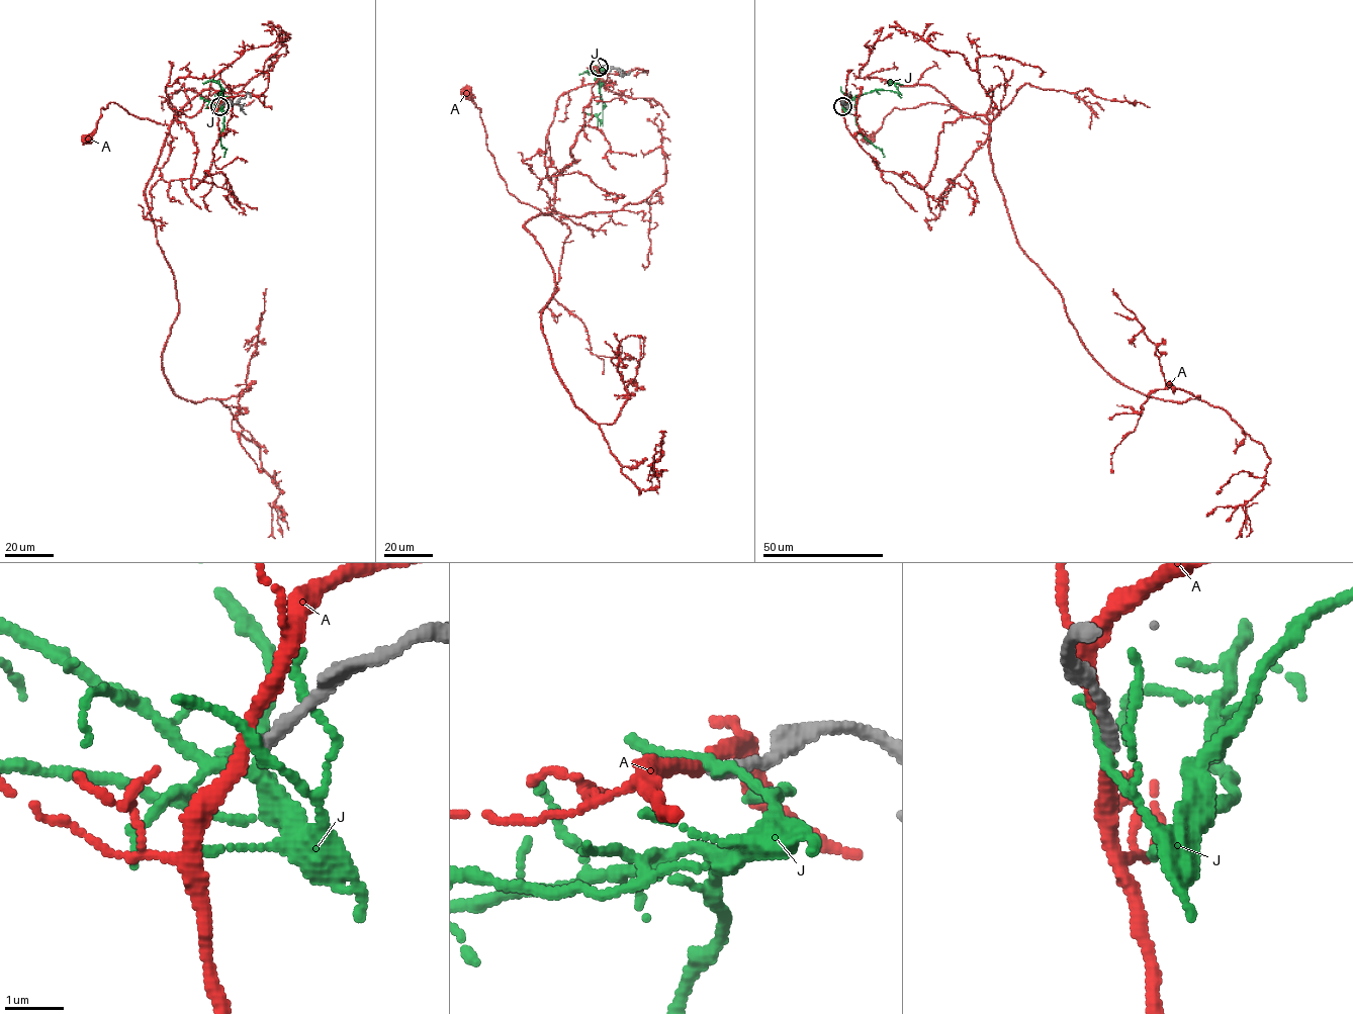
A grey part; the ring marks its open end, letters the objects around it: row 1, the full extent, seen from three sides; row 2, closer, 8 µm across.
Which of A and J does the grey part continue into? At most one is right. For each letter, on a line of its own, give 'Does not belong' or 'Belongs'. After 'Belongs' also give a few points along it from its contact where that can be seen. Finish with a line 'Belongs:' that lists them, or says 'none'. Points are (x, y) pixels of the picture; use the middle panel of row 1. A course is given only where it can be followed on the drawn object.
A: Does not belong
J: Does not belong
Belongs: none

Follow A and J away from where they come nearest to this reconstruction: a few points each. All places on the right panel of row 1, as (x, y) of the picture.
A: (842, 106), (879, 169), (919, 187), (942, 124), (990, 123), (927, 102), (894, 108), (867, 140)
J: (841, 106), (844, 109), (859, 97), (854, 103), (859, 130), (880, 149), (884, 157)

